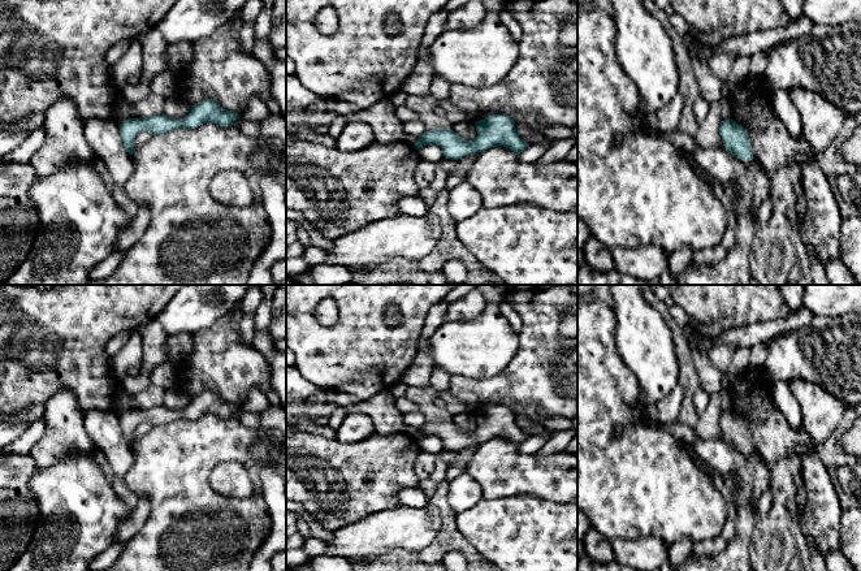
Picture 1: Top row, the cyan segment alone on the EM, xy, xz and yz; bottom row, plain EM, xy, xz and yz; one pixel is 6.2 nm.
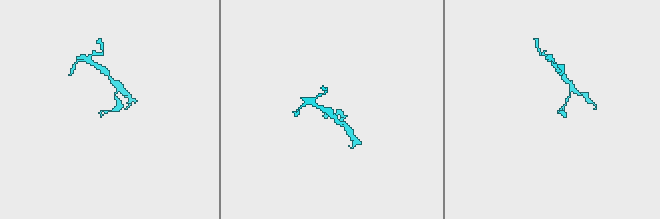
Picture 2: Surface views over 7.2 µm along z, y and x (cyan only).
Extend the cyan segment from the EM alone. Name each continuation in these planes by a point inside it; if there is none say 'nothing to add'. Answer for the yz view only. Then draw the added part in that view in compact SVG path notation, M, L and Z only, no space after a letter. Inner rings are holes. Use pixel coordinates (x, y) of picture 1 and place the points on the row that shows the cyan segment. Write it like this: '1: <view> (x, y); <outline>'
nothing to add

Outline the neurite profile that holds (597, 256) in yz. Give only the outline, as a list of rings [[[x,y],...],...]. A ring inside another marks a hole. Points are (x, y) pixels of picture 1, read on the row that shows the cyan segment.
[[[589,237],[588,242],[583,247],[583,251],[585,261],[592,269],[601,272],[616,269],[610,248],[596,241],[593,237]]]

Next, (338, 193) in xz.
[[[286,133],[286,208],[300,212],[323,237],[336,241],[375,221],[401,216],[398,202],[420,195],[415,182],[420,161],[417,150],[403,140],[388,144],[375,140],[360,151],[346,152],[337,147],[302,140]]]

